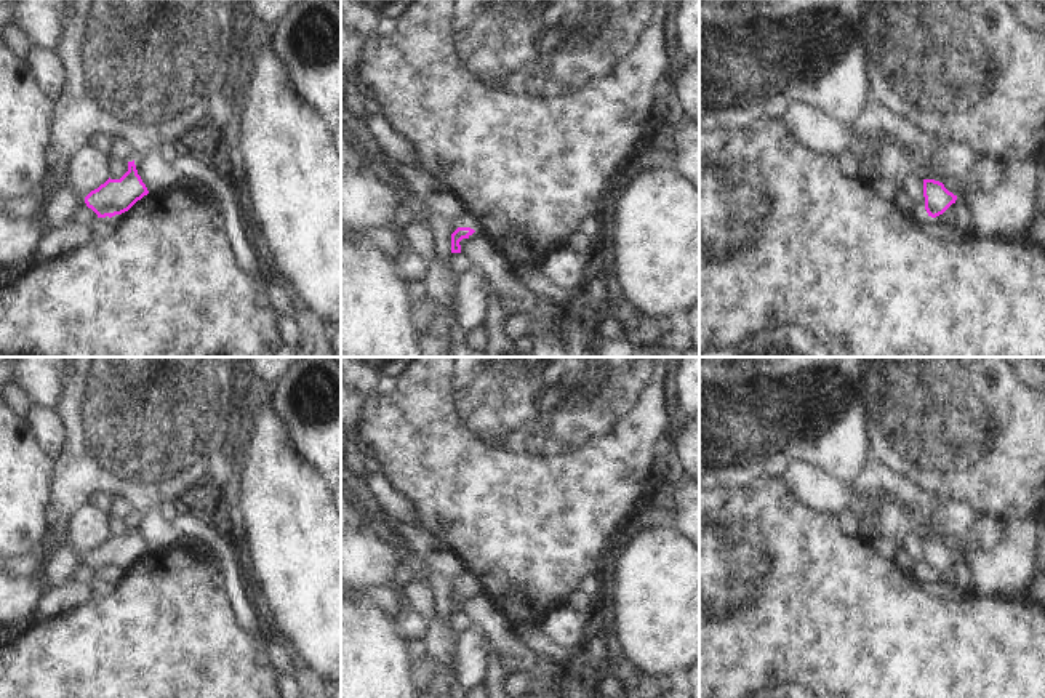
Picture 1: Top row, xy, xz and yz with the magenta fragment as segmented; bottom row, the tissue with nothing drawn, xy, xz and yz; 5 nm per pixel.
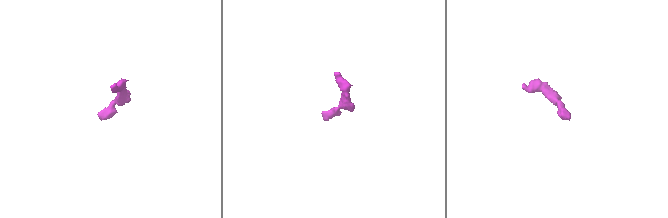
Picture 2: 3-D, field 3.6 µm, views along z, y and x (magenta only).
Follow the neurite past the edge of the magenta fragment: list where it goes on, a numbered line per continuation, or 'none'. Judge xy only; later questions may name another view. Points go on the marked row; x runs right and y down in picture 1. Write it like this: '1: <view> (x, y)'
1: xy (61, 207)

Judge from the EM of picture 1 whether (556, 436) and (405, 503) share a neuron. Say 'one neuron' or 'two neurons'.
two neurons

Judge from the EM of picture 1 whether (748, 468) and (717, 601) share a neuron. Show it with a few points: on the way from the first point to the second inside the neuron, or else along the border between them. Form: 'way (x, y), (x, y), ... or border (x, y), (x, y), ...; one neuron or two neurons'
border (780, 476), (716, 489); two neurons

